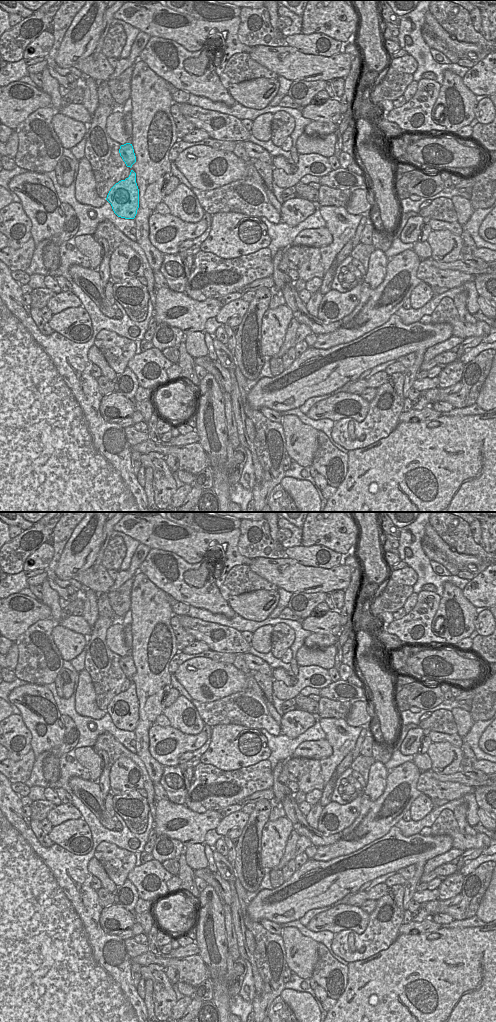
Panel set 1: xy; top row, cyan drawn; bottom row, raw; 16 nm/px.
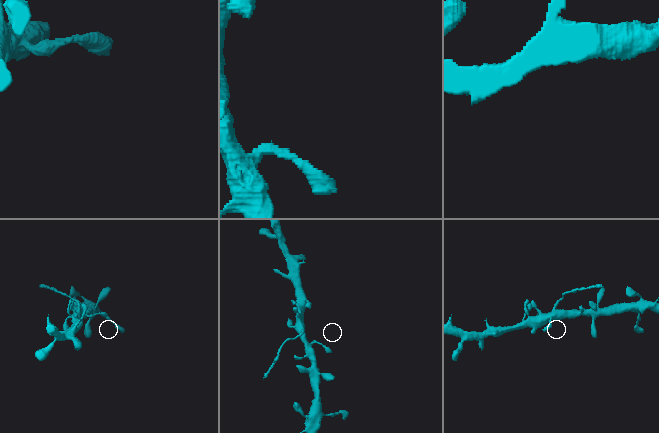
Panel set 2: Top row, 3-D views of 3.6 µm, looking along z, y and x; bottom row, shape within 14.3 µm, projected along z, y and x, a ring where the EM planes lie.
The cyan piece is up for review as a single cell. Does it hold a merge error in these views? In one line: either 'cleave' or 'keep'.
cleave

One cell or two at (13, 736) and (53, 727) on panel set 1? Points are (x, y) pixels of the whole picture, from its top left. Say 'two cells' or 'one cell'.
two cells

